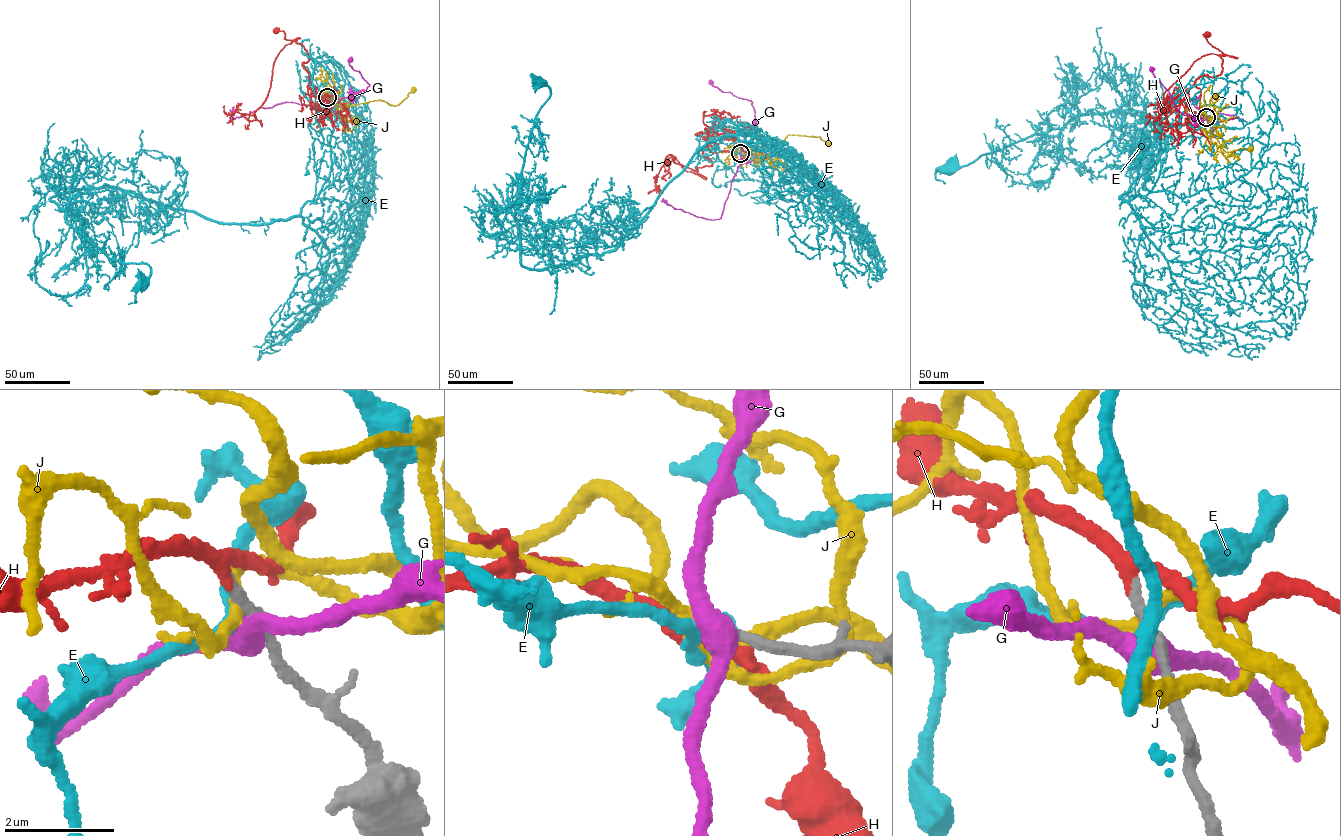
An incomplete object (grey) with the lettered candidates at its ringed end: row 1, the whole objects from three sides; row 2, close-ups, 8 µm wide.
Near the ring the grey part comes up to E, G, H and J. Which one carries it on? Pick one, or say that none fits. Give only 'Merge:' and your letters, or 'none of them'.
Merge: H

